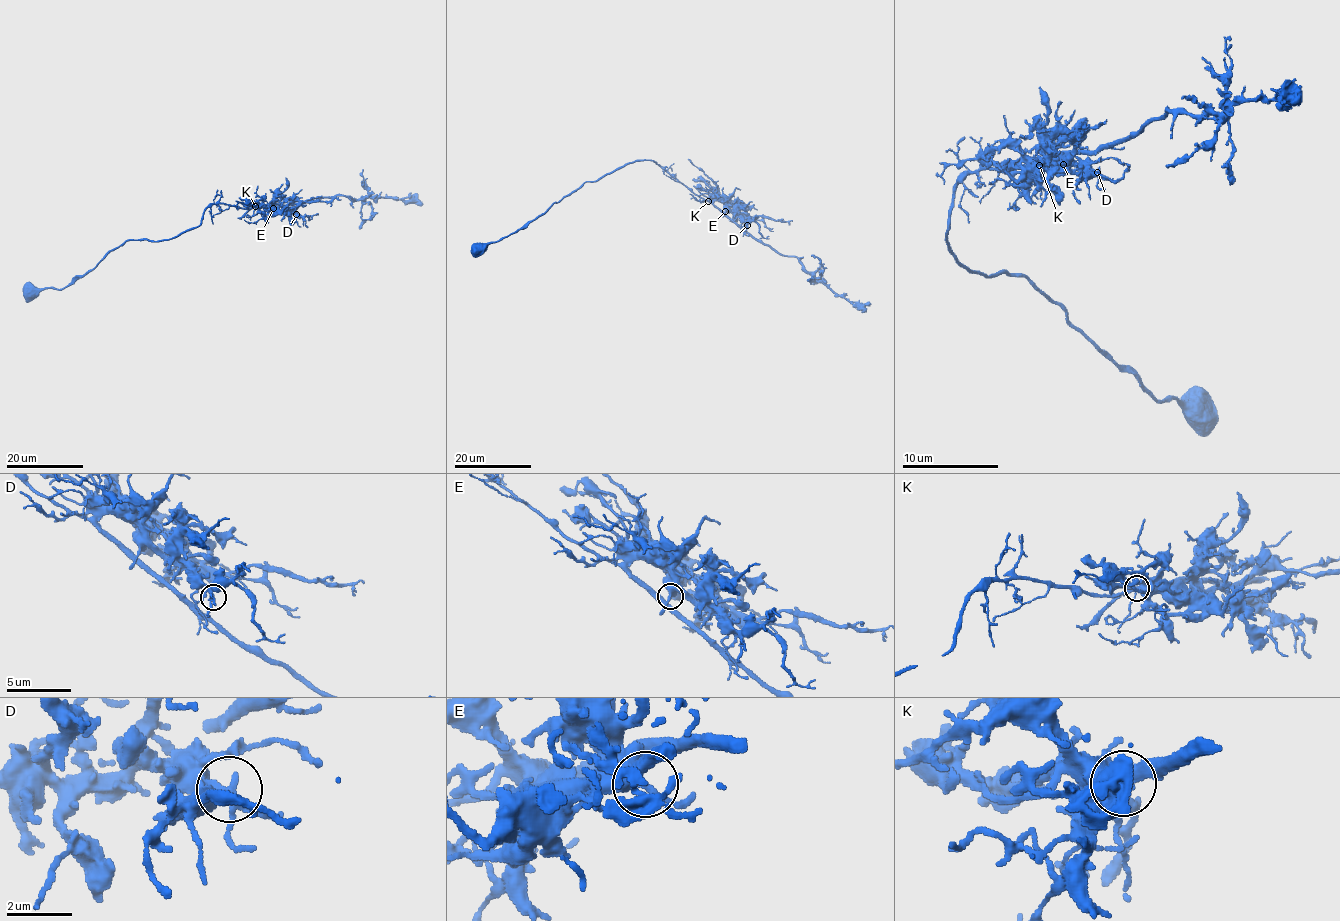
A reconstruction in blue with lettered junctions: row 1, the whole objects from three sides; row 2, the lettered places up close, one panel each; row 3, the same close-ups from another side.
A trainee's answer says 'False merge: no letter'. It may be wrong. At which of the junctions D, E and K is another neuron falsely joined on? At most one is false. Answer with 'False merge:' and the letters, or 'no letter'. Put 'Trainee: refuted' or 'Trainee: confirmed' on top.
Trainee: confirmed
False merge: no letter

